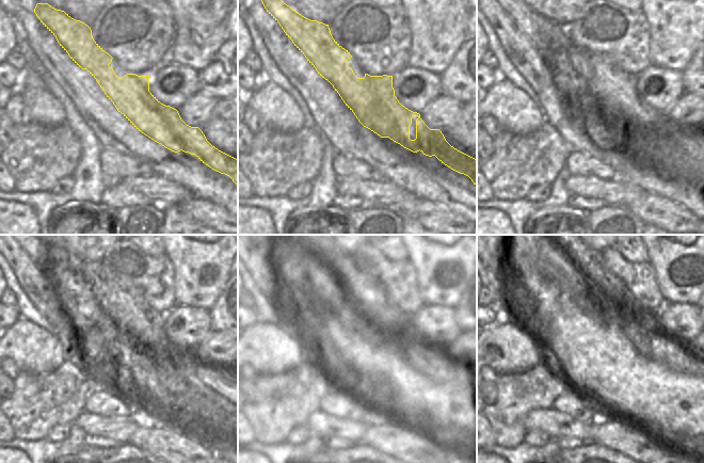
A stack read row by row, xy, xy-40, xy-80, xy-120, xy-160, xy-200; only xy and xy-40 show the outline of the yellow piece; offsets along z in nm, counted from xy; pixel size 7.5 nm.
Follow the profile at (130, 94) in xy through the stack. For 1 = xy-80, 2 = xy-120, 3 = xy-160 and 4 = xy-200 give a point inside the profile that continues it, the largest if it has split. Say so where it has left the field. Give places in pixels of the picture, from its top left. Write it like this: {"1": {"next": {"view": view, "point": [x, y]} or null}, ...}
{"1": {"next": {"view": "xy-80", "point": [613, 100]}}, "2": {"next": {"view": "xy-120", "point": [144, 334]}}, "3": {"next": {"view": "xy-160", "point": [387, 329]}}, "4": {"next": {"view": "xy-200", "point": [629, 318]}}}

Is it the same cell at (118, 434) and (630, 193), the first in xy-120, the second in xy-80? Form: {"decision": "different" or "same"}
{"decision": "same"}

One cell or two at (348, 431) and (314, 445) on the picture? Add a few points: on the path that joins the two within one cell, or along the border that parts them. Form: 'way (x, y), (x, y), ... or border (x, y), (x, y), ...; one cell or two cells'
border (312, 433), (316, 433), (323, 438); two cells

